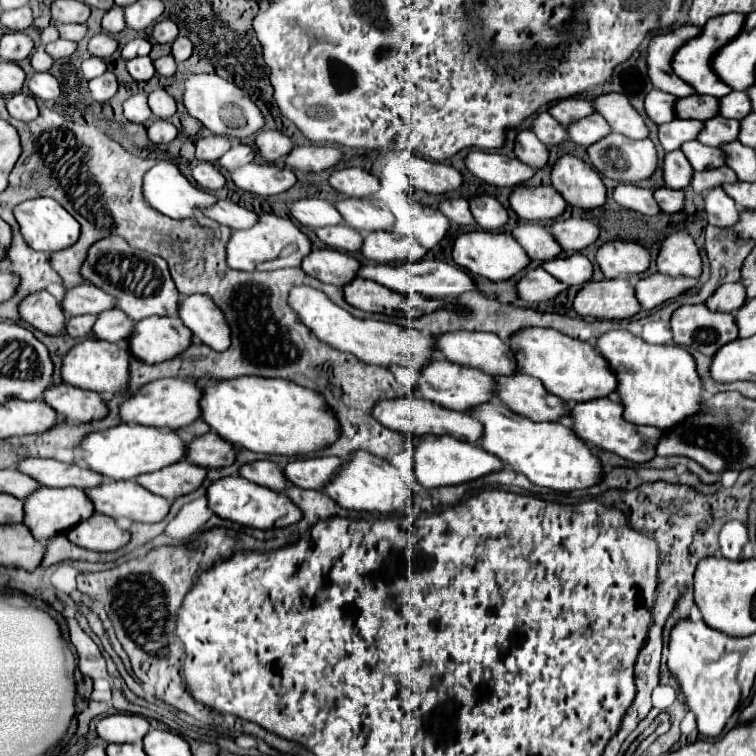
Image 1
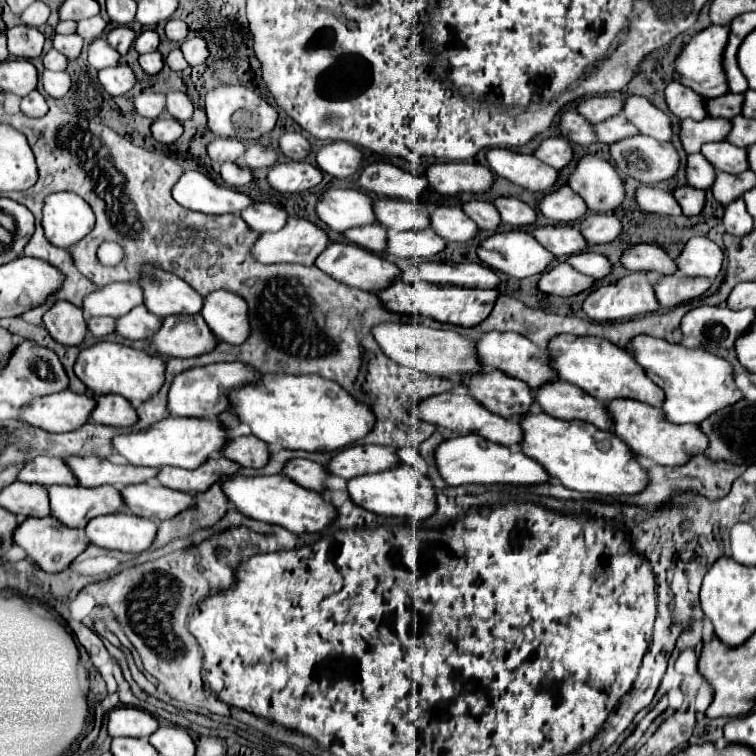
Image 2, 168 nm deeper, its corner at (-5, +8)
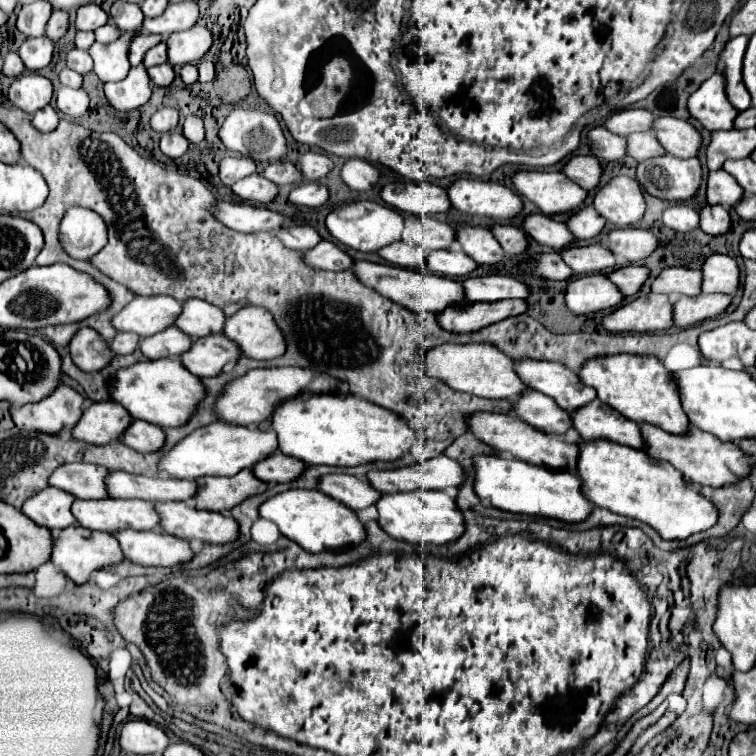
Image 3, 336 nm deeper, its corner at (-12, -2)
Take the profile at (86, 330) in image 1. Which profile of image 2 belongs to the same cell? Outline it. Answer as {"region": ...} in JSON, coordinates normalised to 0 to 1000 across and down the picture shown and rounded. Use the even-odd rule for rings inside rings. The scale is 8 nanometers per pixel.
{"region":[[[120,418],[115,423],[115,434],[123,444],[139,444],[152,437],[152,423],[144,418]]]}

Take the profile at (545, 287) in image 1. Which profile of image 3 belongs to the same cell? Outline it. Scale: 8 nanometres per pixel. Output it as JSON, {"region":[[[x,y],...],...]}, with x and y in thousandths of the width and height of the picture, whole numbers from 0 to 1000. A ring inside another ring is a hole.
{"region":[[[780,362],[754,373],[749,384],[749,402],[757,415],[772,418],[820,405],[828,392],[799,362]]]}

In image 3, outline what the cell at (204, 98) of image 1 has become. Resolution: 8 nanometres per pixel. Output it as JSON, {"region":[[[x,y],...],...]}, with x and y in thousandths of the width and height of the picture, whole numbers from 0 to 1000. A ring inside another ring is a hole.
{"region":[[[310,143],[304,148],[304,153],[299,156],[299,161],[291,169],[291,183],[296,188],[296,193],[307,201],[315,201],[320,206],[328,206],[339,214],[362,214],[362,212],[373,212],[378,204],[378,183],[376,175],[368,164],[368,159],[354,151],[354,148],[344,148],[344,146],[323,146],[323,143]]]}

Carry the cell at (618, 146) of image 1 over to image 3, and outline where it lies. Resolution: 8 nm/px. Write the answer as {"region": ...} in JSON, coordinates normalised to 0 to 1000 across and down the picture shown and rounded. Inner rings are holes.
{"region":[[[881,204],[881,206],[870,206],[870,209],[862,209],[862,212],[847,214],[844,225],[841,225],[841,238],[847,241],[847,246],[852,246],[852,251],[857,257],[862,257],[868,262],[876,262],[876,265],[884,265],[884,267],[913,265],[929,243],[929,220],[926,220],[923,209],[902,212],[902,209]]]}

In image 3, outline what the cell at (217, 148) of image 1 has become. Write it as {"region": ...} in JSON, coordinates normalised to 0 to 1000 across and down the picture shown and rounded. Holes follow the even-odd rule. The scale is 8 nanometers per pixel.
{"region":[[[302,206],[291,214],[291,238],[299,246],[307,246],[312,238],[320,238],[339,228],[339,214],[325,206]]]}

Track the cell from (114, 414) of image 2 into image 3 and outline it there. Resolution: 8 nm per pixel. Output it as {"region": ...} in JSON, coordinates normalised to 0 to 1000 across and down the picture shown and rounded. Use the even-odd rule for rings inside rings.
{"region":[[[177,556],[161,577],[161,585],[177,593],[180,598],[206,598],[217,590],[217,582],[220,582],[217,569],[190,556]]]}

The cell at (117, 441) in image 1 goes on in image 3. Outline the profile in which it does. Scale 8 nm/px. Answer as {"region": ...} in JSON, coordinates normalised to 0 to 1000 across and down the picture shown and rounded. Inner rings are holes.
{"region":[[[283,558],[278,563],[257,569],[238,582],[225,598],[217,601],[212,619],[230,632],[267,632],[267,630],[310,630],[317,622],[333,622],[344,608],[360,603],[368,595],[362,569],[344,569],[336,563],[317,563],[302,558]]]}

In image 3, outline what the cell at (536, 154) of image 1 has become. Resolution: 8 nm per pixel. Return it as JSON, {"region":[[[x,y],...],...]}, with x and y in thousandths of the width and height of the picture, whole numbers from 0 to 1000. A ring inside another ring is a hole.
{"region":[[[759,206],[746,220],[746,230],[772,251],[786,251],[796,235],[796,220],[788,206]]]}

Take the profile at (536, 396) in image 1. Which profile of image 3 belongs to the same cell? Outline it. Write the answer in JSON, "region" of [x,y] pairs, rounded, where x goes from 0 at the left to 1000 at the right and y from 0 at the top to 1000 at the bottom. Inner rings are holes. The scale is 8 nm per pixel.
{"region":[[[783,529],[780,534],[770,537],[767,542],[762,542],[762,548],[757,550],[759,556],[759,566],[770,574],[770,579],[775,585],[783,582],[807,582],[815,587],[825,587],[833,593],[849,593],[854,590],[847,563],[825,550],[820,550],[820,545],[815,545],[812,540],[807,540],[804,534],[799,534],[796,529]]]}

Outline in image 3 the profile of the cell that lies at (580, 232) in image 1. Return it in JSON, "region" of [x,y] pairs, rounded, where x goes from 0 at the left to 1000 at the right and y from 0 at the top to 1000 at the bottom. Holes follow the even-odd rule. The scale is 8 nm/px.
{"region":[[[823,302],[804,310],[804,323],[817,347],[847,347],[873,323],[873,315],[852,302]]]}

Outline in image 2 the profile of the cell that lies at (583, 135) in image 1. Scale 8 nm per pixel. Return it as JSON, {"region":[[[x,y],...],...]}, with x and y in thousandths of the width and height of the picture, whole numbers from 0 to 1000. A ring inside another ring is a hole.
{"region":[[[819,148],[808,156],[803,156],[800,161],[792,161],[784,167],[787,169],[787,180],[792,188],[800,188],[800,190],[808,190],[808,188],[816,188],[821,183],[829,183],[832,177],[843,177],[845,172],[829,161],[829,156]]]}

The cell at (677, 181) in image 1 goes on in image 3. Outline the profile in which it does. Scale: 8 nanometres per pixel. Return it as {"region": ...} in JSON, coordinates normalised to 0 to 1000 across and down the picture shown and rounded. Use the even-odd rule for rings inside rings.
{"region":[[[958,225],[952,228],[939,228],[937,230],[937,270],[952,270],[952,272],[971,272],[981,265],[984,251],[979,243]]]}

